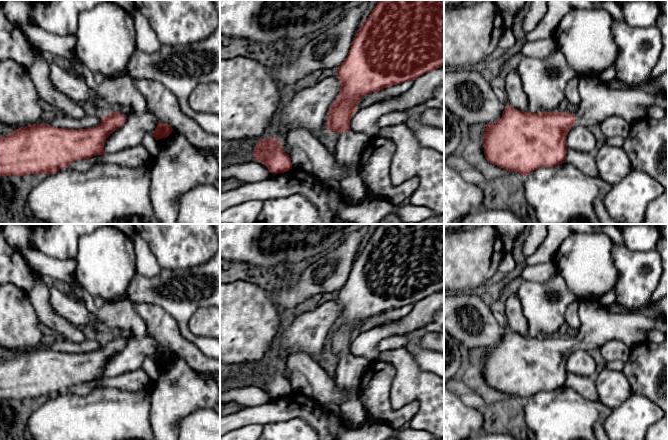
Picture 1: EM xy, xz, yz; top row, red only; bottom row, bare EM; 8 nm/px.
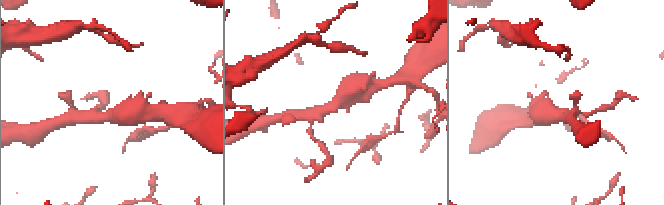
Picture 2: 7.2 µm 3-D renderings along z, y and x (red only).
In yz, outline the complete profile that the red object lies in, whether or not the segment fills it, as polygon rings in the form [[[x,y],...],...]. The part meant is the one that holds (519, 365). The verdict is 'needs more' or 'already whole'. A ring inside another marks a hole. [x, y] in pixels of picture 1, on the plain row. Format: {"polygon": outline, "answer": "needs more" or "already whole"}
{"polygon": [[[598,300],[579,301],[578,315],[580,327],[574,338],[559,335],[530,337],[507,328],[499,344],[485,349],[482,368],[487,385],[526,401],[538,392],[554,391],[566,386],[567,358],[576,347],[590,351],[601,348],[608,341],[619,340],[633,349],[638,343],[647,341],[649,331],[658,330],[664,334],[668,331],[668,320],[661,316],[650,312],[609,313]]], "answer": "needs more"}

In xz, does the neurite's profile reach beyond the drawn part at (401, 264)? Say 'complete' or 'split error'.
split error

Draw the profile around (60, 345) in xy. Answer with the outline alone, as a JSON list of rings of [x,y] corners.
[[[59,337],[58,339],[47,339],[38,348],[48,348],[57,352],[79,354],[96,351],[102,346],[102,343],[103,340],[100,337],[92,340],[86,339],[80,343]]]

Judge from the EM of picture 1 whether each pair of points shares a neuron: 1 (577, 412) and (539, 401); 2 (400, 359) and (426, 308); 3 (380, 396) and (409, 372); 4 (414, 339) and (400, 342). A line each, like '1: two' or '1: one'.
1: one
2: two
3: two
4: two

